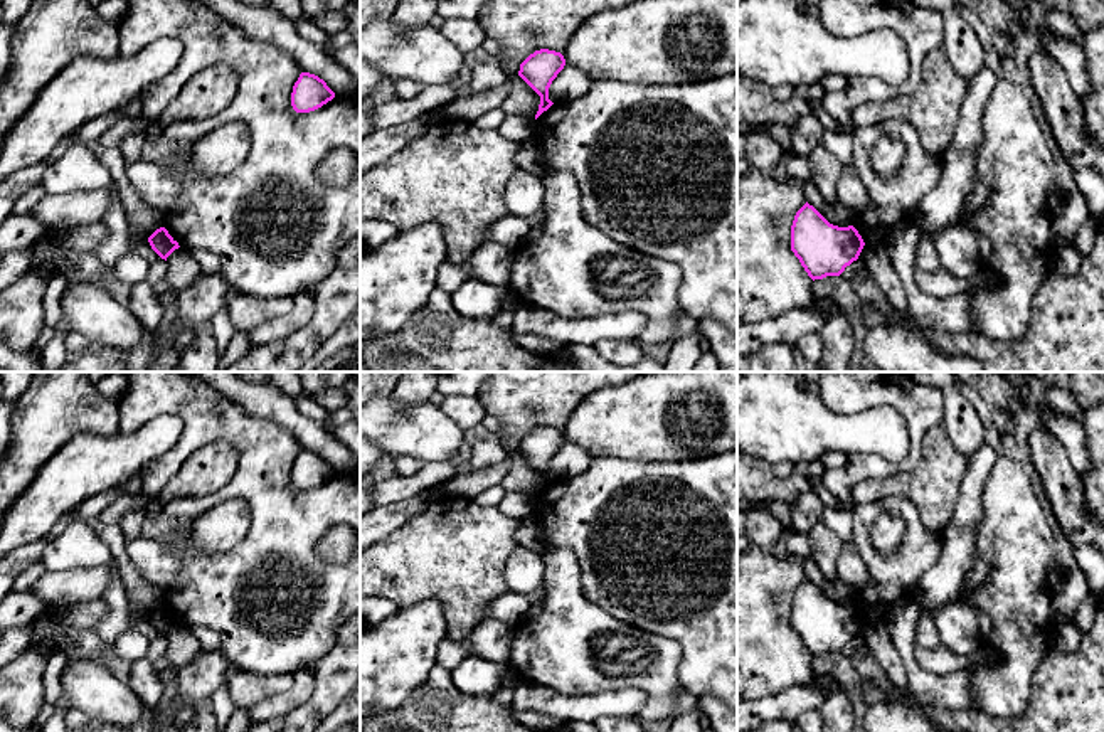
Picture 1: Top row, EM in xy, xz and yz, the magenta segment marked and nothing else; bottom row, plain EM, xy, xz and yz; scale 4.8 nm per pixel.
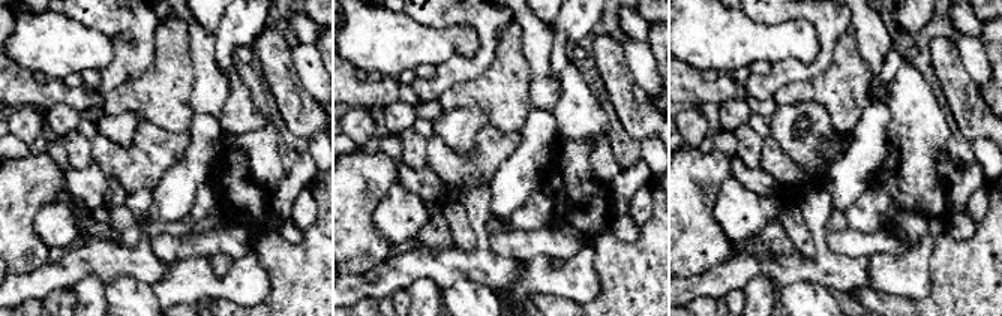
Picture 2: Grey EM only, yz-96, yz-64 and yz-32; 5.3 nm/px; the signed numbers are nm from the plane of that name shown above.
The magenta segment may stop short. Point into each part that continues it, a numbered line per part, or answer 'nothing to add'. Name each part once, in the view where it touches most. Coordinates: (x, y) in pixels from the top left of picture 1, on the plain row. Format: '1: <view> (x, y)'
nothing to add

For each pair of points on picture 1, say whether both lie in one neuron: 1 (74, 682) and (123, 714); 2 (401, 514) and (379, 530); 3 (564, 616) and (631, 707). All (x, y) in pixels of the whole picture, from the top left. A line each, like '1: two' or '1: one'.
1: one
2: one
3: two

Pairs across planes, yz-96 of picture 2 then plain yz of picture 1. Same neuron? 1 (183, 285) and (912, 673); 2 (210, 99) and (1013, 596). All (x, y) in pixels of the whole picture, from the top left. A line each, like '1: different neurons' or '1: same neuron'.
1: different neurons
2: different neurons

